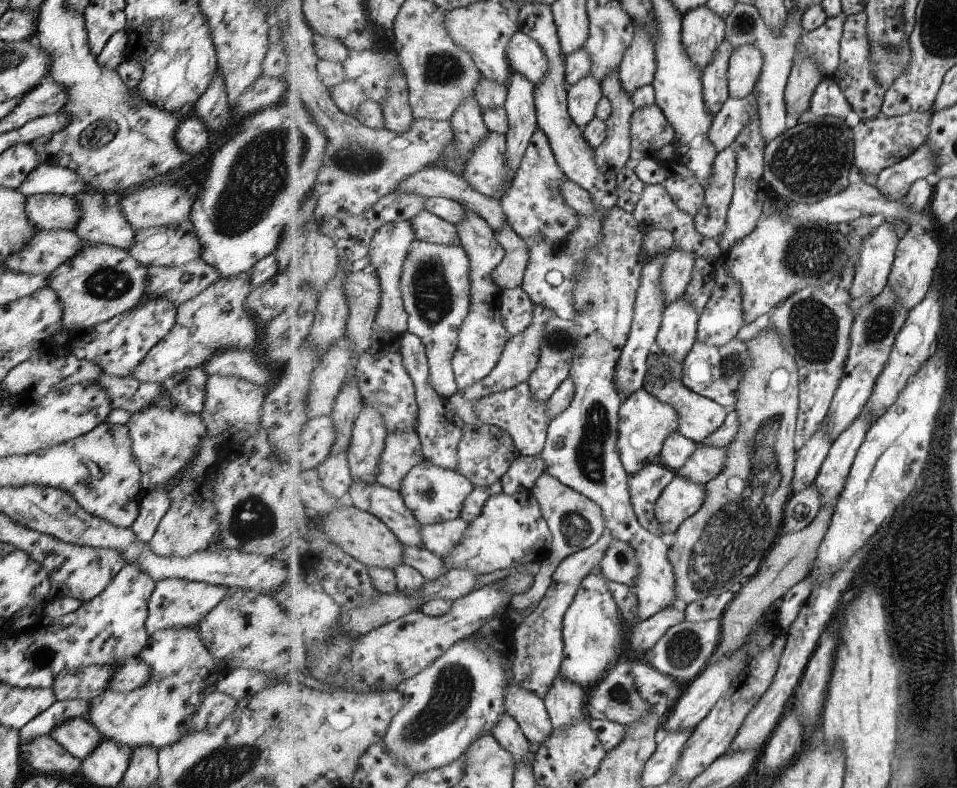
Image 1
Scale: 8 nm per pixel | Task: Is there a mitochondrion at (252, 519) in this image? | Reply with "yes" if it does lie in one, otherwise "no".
yes

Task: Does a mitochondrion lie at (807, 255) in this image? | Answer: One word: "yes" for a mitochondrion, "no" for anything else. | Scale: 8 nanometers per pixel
yes

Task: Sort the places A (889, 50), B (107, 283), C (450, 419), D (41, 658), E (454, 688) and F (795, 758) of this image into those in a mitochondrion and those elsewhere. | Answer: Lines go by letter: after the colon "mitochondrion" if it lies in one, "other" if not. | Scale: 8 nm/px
A: mitochondrion
B: mitochondrion
C: other
D: mitochondrion
E: mitochondrion
F: other

